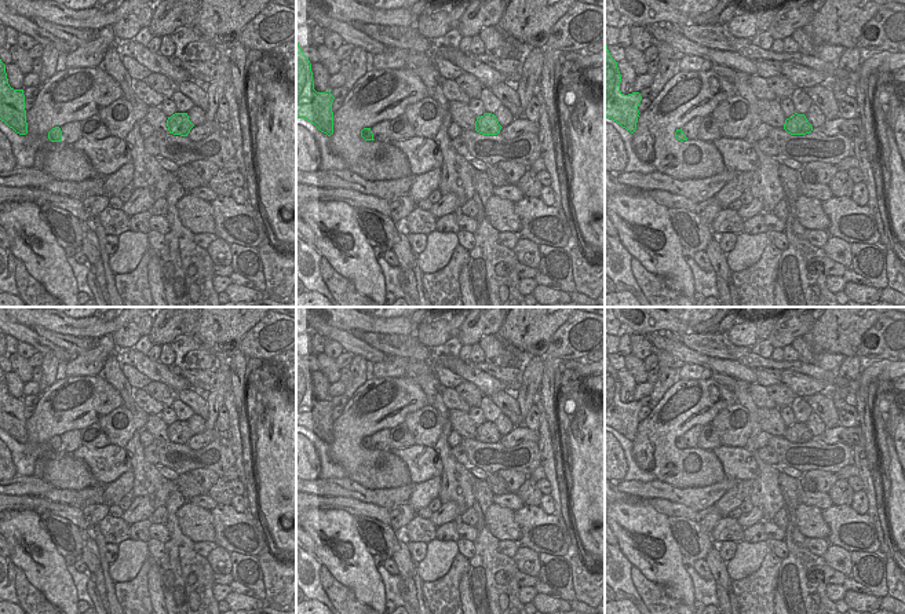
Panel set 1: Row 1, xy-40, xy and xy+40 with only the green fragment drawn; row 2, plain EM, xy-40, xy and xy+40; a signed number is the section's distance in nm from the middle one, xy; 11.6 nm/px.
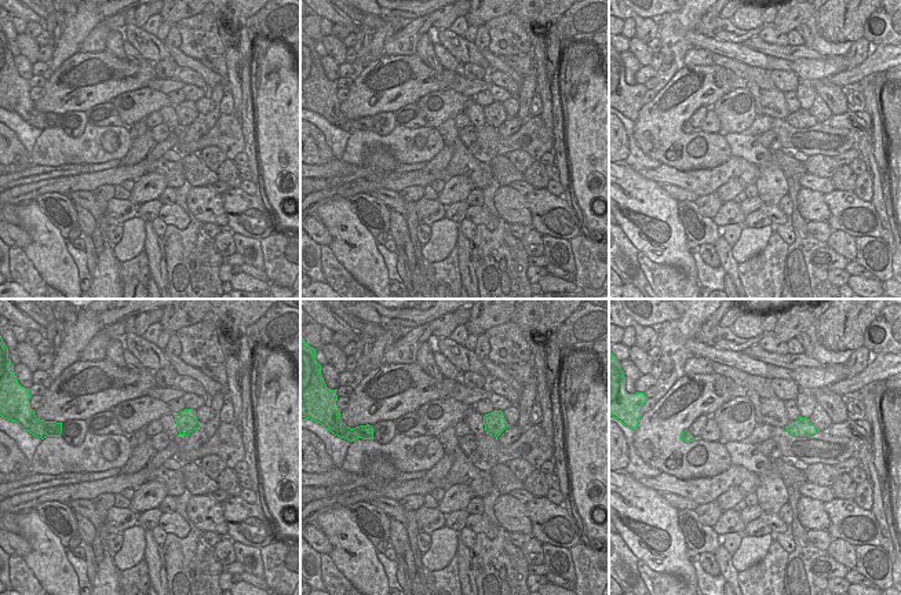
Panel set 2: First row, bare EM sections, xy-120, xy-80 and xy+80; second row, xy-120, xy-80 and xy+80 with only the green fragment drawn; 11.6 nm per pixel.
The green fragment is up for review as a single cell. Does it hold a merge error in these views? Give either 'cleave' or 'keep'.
cleave

